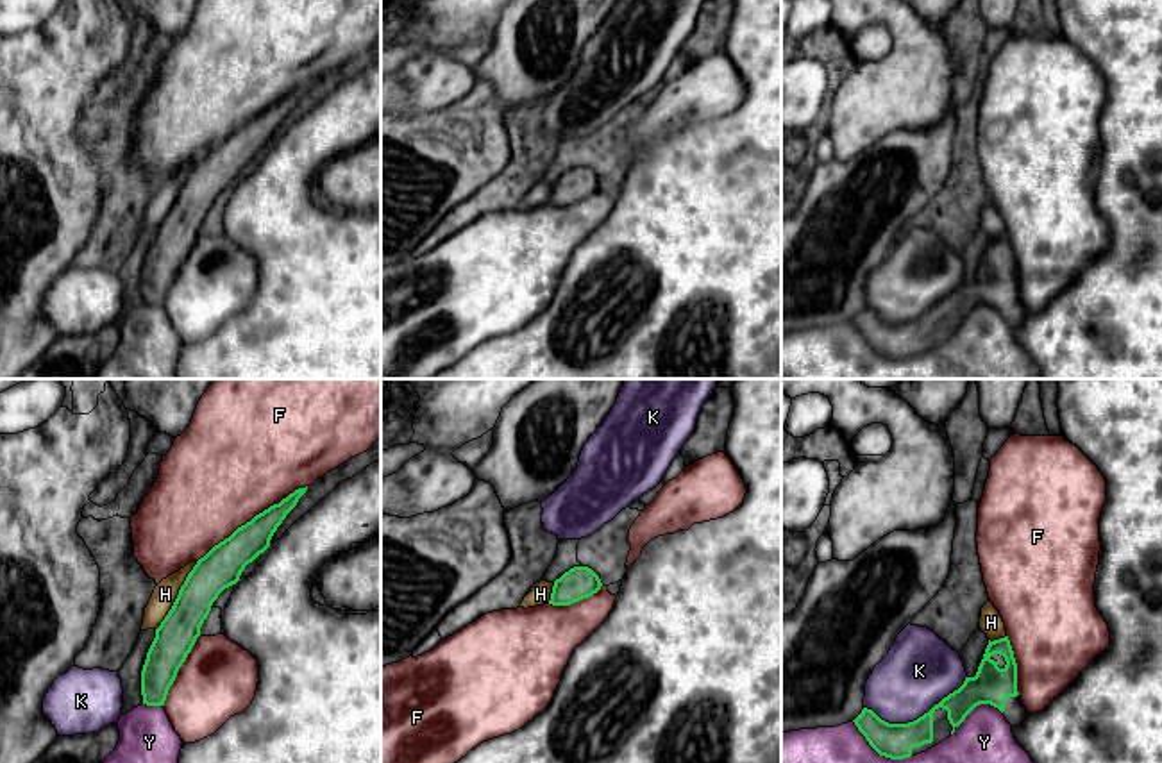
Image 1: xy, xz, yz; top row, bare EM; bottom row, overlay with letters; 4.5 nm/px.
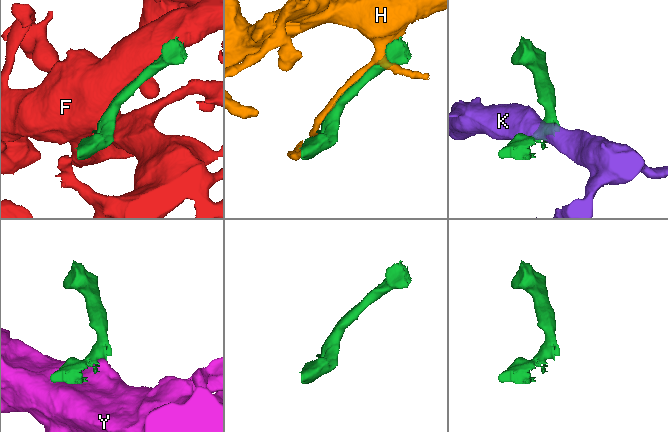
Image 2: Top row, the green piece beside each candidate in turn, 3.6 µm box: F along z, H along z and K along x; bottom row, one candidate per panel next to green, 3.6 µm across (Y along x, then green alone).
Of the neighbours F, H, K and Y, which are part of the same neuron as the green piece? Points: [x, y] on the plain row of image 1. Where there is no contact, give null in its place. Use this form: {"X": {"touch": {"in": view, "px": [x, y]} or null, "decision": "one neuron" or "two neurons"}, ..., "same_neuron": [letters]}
{"F": {"touch": {"in": "xy", "px": [252, 118]}, "decision": "two neurons"}, "H": {"touch": {"in": "xy", "px": [177, 195]}, "decision": "two neurons"}, "K": {"touch": {"in": "yz", "px": [917, 318]}, "decision": "two neurons"}, "Y": {"touch": {"in": "yz", "px": [878, 352]}, "decision": "two neurons"}, "same_neuron": []}

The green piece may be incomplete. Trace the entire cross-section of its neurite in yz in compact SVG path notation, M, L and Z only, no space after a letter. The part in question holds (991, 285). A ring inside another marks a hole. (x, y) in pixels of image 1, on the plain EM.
M1008 236L990 241L974 277L908 323L888 323L863 307L853 320L869 345L885 357L905 359L942 343L980 304L998 307L1014 327L1030 314L1017 291L1017 263Z

